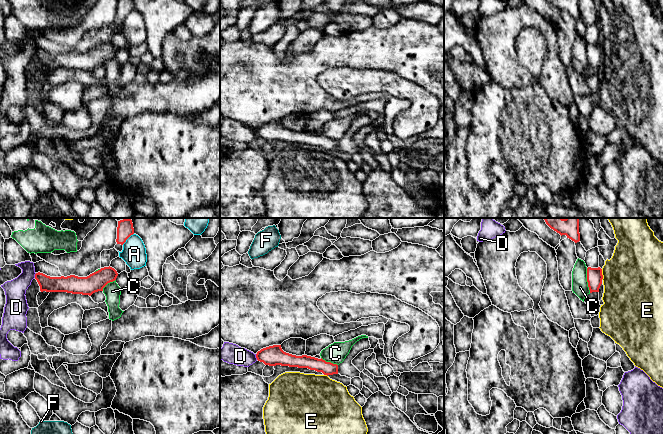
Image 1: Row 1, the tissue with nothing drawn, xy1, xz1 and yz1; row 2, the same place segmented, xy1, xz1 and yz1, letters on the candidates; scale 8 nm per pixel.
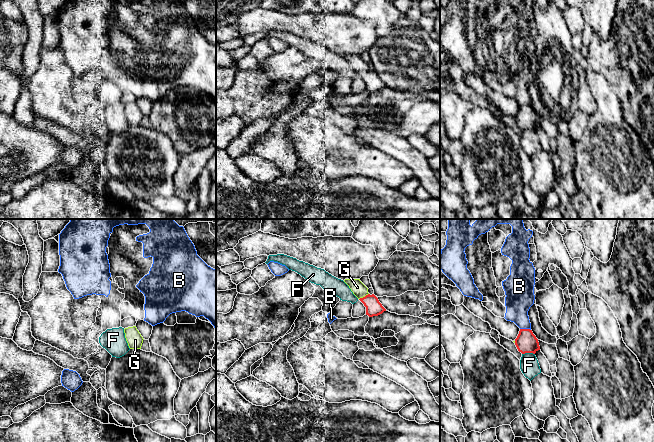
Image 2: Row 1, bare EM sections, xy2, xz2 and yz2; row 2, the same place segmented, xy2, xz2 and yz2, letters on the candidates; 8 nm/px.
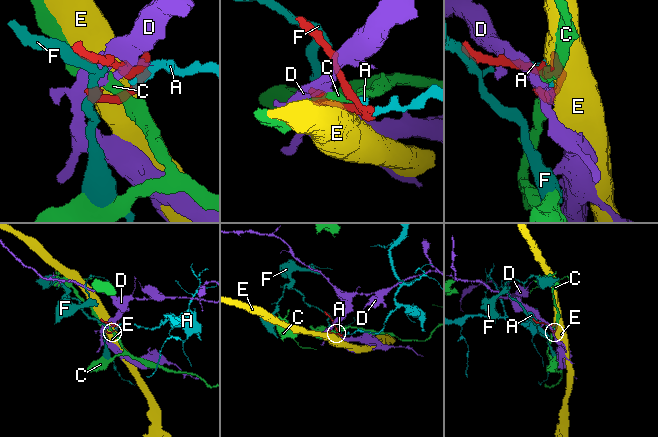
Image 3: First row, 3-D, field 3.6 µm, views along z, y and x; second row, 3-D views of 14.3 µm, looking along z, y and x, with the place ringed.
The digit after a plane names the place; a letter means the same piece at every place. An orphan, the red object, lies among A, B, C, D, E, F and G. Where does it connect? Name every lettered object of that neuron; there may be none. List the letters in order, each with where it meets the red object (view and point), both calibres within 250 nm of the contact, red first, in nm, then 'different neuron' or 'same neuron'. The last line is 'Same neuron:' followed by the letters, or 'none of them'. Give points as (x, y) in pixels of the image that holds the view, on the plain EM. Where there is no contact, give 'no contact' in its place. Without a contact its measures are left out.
A: xy1 (127, 14) | 120/190 nm | different neuron
B: yz2 (525, 105) | 180/220 nm | different neuron
C: yz1 (587, 56) | 130/130 nm | different neuron
D: xz1 (256, 133) | 160/160 nm | different neuron
E: yz1 (601, 50) | 130/460 nm | different neuron
F: yz2 (528, 128) | 180/150 nm | different neuron
G: xz2 (363, 73) | 130/110 nm | same neuron
Same neuron: G

